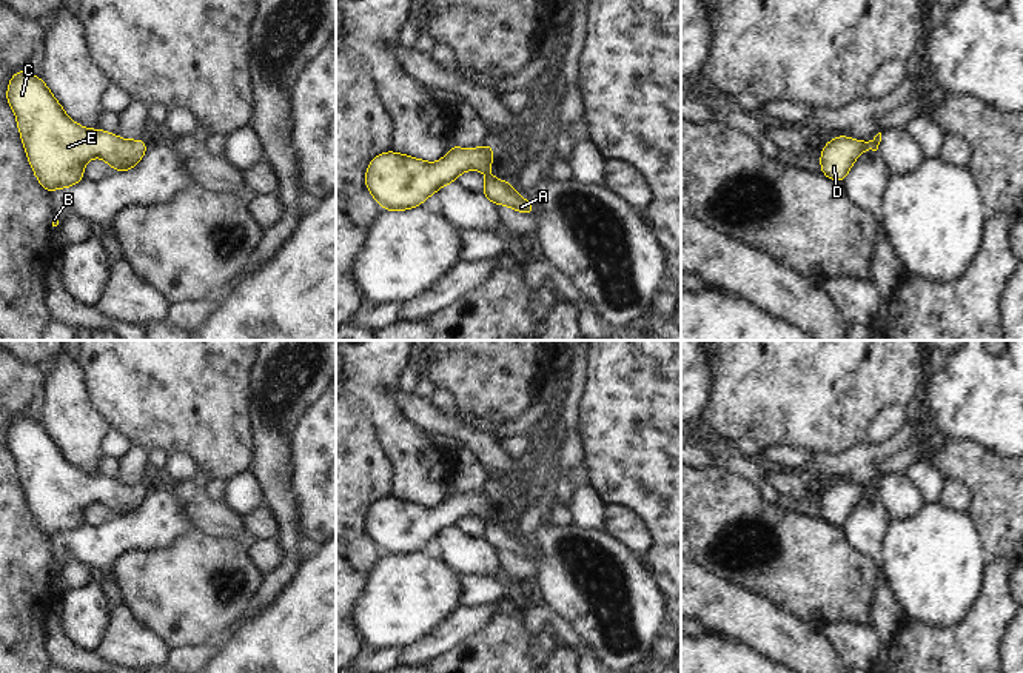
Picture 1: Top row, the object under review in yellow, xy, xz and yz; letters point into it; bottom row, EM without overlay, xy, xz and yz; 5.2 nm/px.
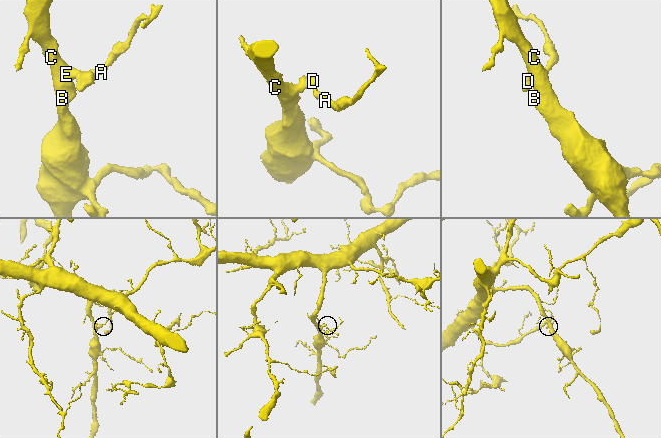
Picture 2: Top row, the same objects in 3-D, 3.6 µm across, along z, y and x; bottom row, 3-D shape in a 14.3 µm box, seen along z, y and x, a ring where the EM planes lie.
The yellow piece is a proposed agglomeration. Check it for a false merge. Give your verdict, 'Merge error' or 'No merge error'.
No merge error

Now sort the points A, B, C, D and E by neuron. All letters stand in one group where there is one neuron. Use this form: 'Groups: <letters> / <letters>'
Groups: A B C D E

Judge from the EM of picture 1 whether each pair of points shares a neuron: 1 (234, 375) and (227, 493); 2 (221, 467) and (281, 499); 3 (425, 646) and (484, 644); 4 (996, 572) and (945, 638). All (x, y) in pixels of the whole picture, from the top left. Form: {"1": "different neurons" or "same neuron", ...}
{"1": "different neurons", "2": "different neurons", "3": "different neurons", "4": "same neuron"}

